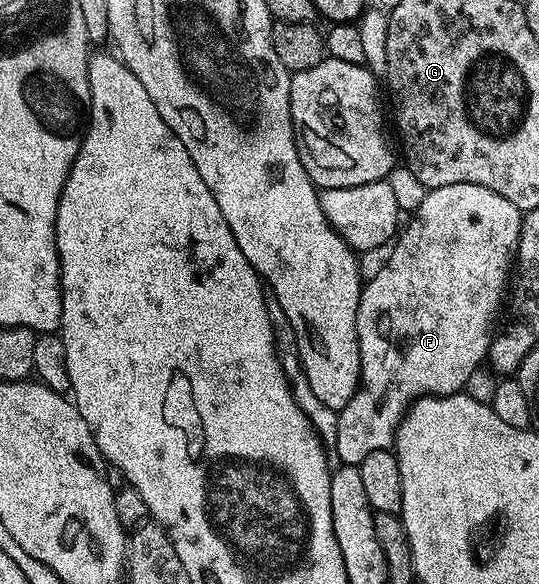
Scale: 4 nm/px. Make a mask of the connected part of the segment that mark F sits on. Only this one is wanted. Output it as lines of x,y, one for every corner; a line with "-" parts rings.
454,183
446,187
429,189
425,192
422,203
418,206
416,212
411,214
409,221
412,222
408,226
405,224
399,230
394,244
391,246
391,249
393,248
392,254
387,254
382,268
367,278
366,284
360,291
360,303
356,316
356,334
360,347
360,384
356,393
350,399
350,403
346,403
346,407
339,410
336,418
334,452
336,452
337,462
340,465
359,467
362,459
366,459
366,455
370,455
370,451
392,449
400,423
404,420
413,401
419,401
422,397
448,397
452,393
461,392
467,386
470,375
474,375
474,371
485,364
488,346
491,345
494,336
492,320
496,317
496,308
499,307
500,300
503,297
505,300
506,290
510,285
510,270
513,268
516,248
520,242
521,220
522,211
518,207
514,207
514,203
510,203
510,199
502,199
502,195
498,195
481,185

